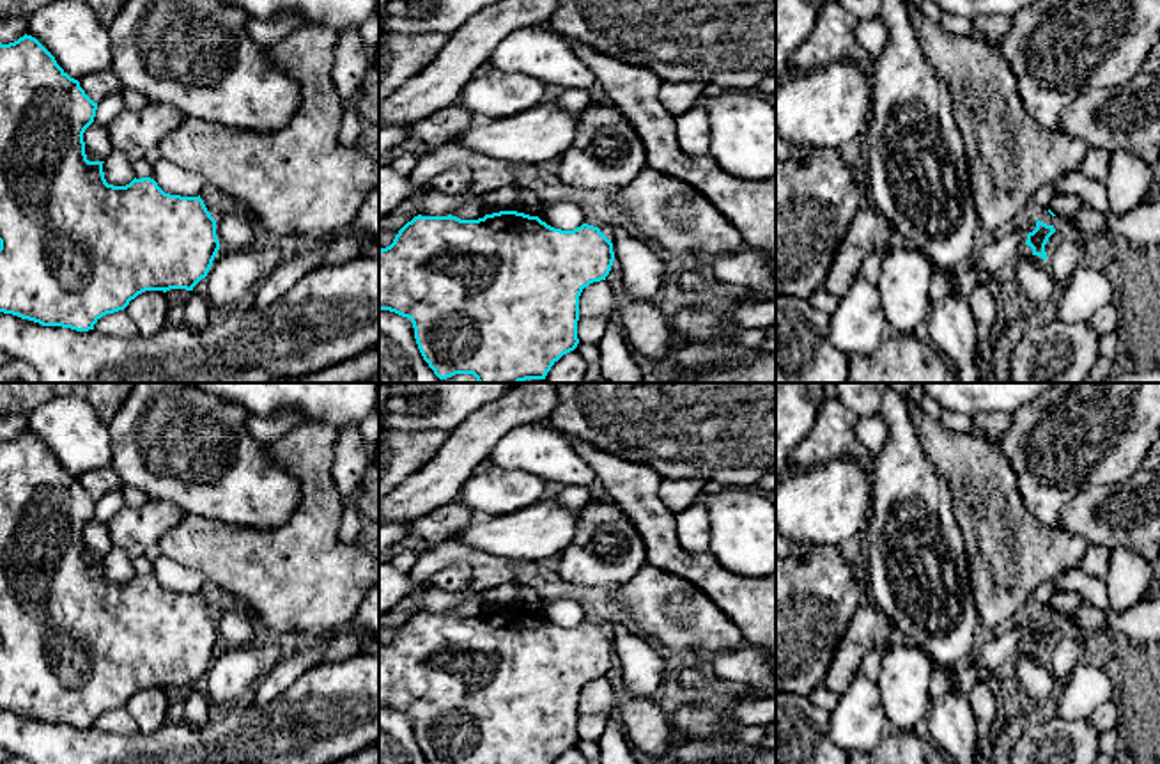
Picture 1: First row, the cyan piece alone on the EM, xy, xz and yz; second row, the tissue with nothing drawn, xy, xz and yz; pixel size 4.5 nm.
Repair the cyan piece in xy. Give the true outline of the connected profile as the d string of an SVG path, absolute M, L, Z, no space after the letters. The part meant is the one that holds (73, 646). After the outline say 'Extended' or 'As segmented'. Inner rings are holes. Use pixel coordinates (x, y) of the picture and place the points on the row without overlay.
M32 433L14 440L0 440L0 709L39 720L43 723L62 723L76 729L94 727L94 721L106 711L124 707L131 697L145 688L170 688L193 684L207 674L220 647L216 617L198 594L165 590L151 574L133 576L126 583L108 581L103 569L104 558L89 558L83 530L94 519L97 500L94 500L80 479L71 475L55 454Z. As segmented

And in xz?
M499 608L478 617L460 617L457 613L414 613L407 619L393 640L379 647L379 707L390 707L407 714L414 725L414 736L429 764L553 764L563 752L579 741L579 693L593 679L606 677L615 658L613 640L599 624L583 620L574 628L561 628L547 622L538 613L517 608Z. As segmented

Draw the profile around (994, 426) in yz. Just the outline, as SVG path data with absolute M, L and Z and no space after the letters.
M979 413L972 418L972 424L985 433L985 438L997 443L1011 427L1011 418L1004 413Z

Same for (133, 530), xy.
M149 500L138 509L124 507L110 523L112 544L131 560L159 544L163 535L181 525L184 511L161 500Z

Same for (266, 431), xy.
M283 411L269 418L250 417L246 420L246 429L257 441L271 445L301 424L305 422L299 413Z

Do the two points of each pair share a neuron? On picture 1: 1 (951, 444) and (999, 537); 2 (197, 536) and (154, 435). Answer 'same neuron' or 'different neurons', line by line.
1: same neuron
2: different neurons

